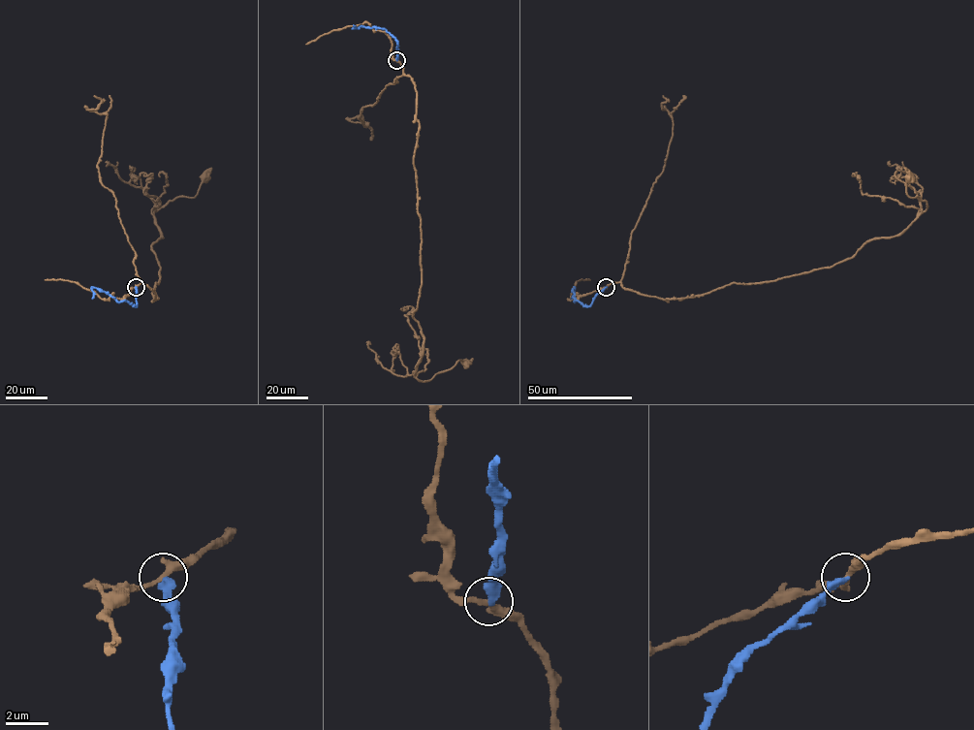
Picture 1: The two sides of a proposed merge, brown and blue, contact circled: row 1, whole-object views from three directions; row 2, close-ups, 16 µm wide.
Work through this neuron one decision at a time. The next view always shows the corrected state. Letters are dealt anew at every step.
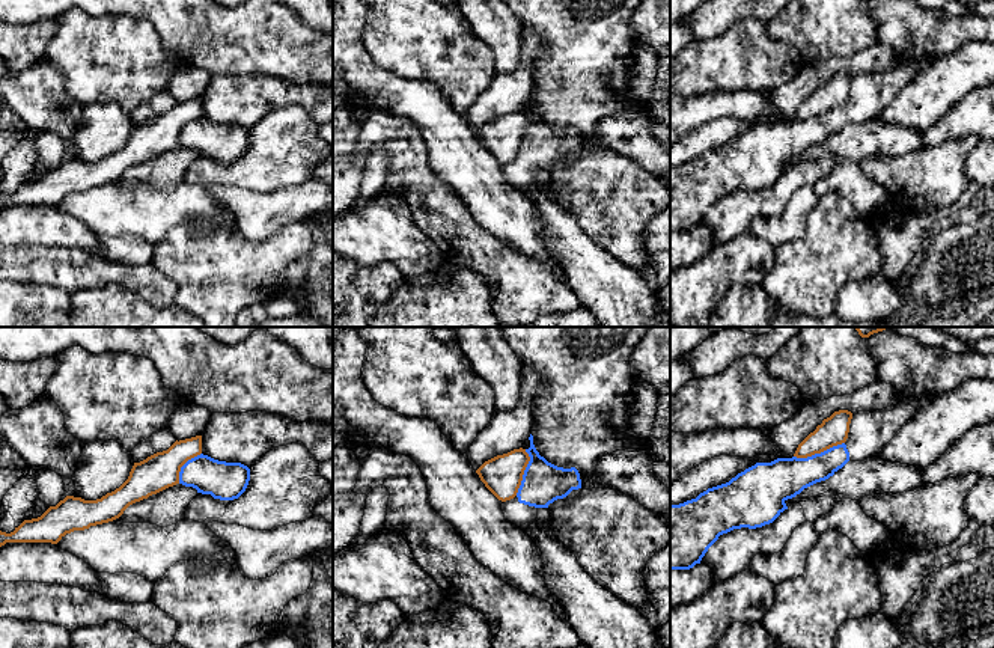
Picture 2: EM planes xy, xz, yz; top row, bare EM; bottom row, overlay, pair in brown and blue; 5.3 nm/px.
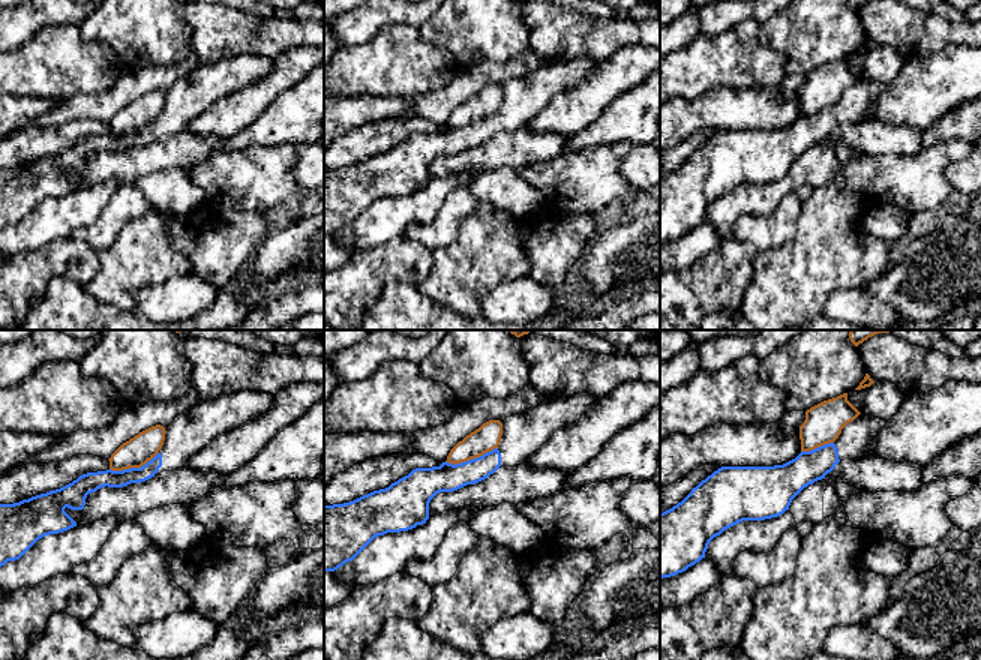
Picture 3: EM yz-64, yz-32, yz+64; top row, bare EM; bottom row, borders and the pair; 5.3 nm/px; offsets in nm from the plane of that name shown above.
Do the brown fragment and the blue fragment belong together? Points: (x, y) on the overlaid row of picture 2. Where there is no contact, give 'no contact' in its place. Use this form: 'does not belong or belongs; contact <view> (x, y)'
does not belong; contact yz (818, 452)

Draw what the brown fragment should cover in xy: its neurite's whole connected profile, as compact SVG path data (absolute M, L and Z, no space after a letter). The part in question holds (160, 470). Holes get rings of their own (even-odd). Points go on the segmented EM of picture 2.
M202 436L176 440L167 451L134 463L128 479L101 499L66 496L41 517L24 520L14 532L0 530L0 547L6 543L57 544L66 533L113 521L130 505L179 484L181 467L200 454Z

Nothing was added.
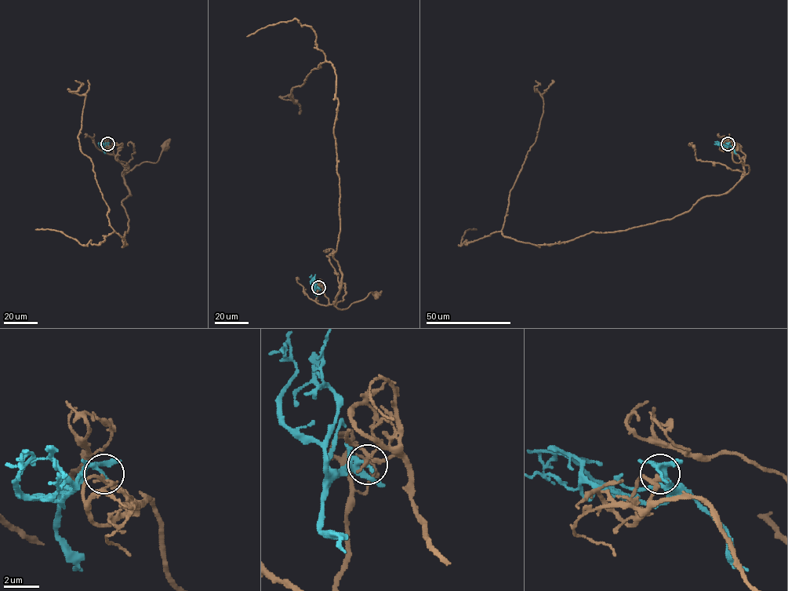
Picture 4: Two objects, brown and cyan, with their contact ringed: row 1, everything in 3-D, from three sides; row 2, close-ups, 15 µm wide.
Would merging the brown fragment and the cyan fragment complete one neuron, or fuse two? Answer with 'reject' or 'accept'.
reject

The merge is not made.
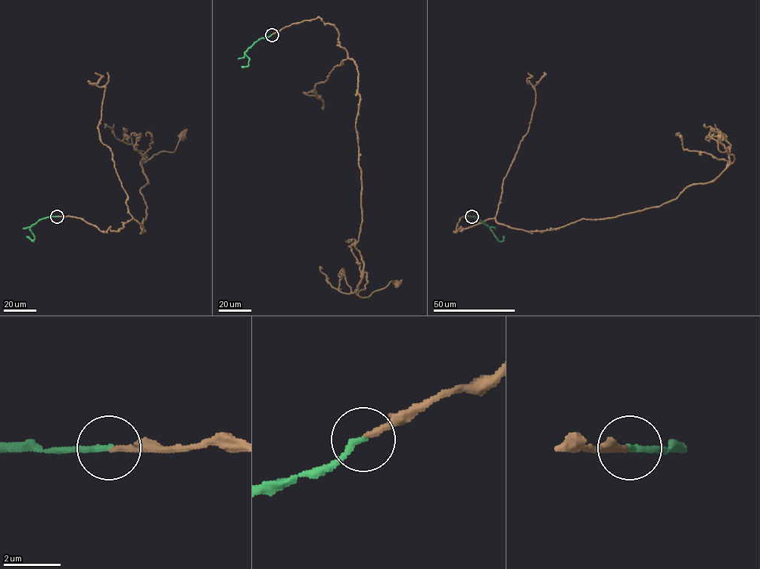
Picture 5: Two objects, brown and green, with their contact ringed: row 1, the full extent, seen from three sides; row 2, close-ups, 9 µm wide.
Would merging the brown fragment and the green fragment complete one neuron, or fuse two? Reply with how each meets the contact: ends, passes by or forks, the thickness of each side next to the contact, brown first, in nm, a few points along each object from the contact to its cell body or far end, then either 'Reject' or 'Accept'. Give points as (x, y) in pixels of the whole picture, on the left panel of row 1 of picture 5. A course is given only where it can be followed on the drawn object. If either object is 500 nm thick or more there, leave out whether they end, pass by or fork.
At the ring brown ends. At the ring green ends. Thickness 200 nm (brown) against 240 nm. Course of brown: (57, 216), (103, 231), (133, 218), (144, 231), (141, 165), (173, 152), (182, 136). Course of green: (57, 216), (44, 218), (29, 228), (35, 237), (33, 241), (26, 236). Accept

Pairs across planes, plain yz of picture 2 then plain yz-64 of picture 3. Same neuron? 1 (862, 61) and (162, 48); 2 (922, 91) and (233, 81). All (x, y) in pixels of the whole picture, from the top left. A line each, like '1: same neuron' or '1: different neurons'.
1: different neurons
2: different neurons

